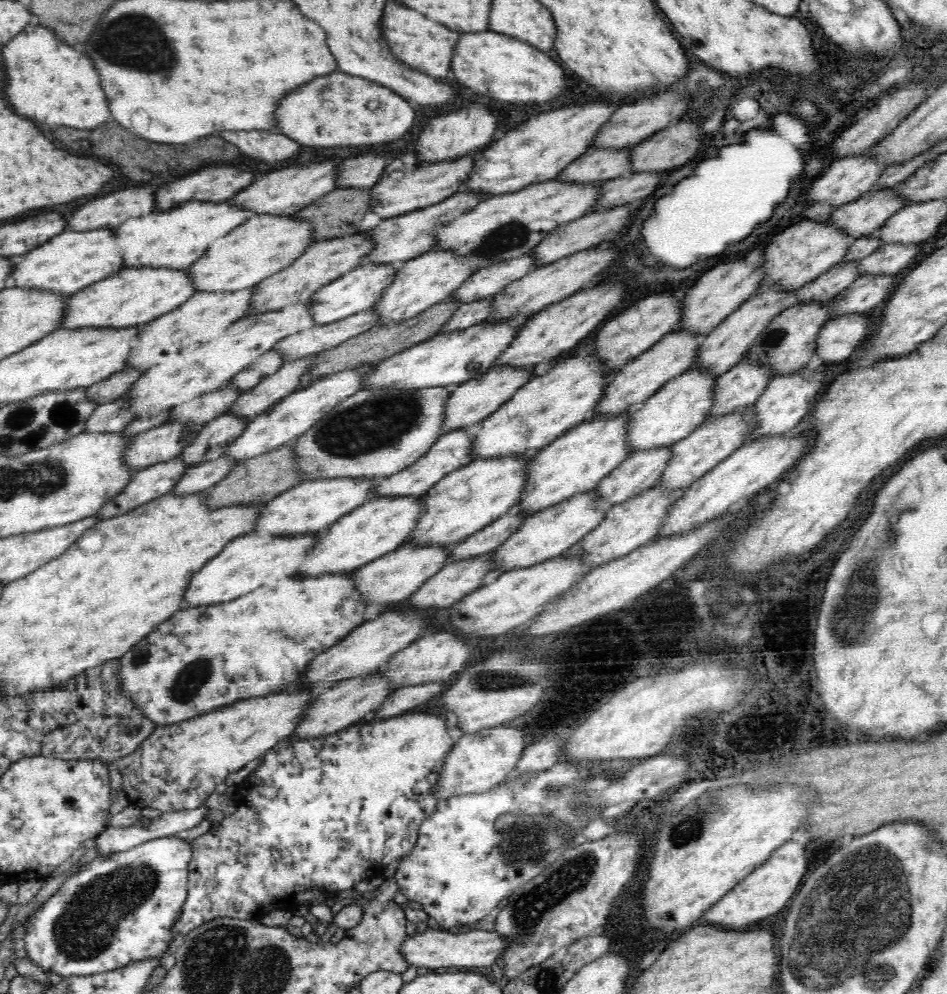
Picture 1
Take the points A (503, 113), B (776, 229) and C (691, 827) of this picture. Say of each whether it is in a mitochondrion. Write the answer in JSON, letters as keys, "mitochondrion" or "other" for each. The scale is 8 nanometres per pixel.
{"A":"other","B":"other","C":"mitochondrion"}

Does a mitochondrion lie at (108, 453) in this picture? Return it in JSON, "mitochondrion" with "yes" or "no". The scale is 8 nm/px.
{"mitochondrion":"no"}

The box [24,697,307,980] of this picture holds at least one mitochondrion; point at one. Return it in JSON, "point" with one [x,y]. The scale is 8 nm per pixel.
{"point":[84,929]}

